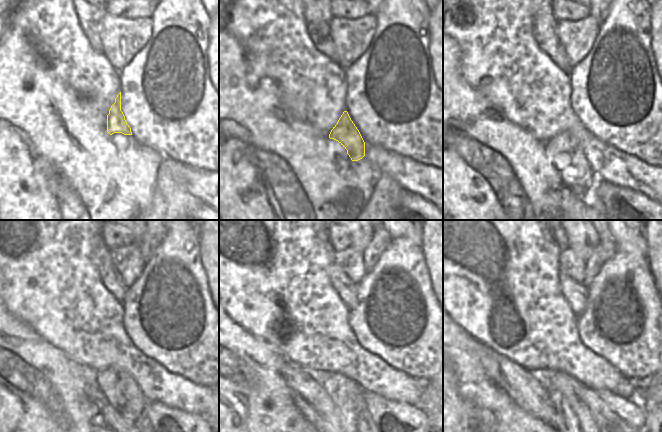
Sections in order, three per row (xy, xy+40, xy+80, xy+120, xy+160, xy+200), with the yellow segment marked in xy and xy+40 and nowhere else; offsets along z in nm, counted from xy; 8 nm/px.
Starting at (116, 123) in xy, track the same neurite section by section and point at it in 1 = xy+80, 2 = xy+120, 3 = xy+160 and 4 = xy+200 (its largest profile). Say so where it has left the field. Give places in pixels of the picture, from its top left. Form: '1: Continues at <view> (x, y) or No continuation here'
1: Continues at xy+80 (566, 154)
2: Continues at xy+120 (120, 389)
3: Continues at xy+160 (346, 397)
4: Continues at xy+200 (568, 420)

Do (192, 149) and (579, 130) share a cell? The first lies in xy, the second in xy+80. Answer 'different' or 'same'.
different

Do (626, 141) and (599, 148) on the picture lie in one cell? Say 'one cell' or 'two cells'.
two cells

